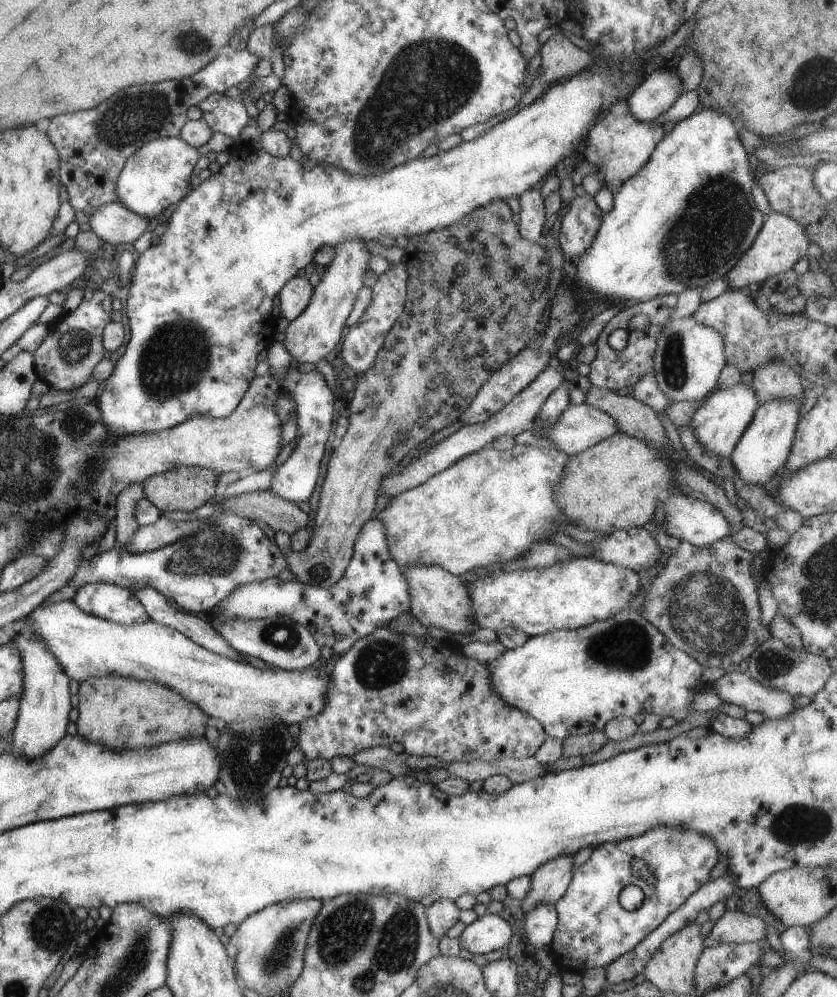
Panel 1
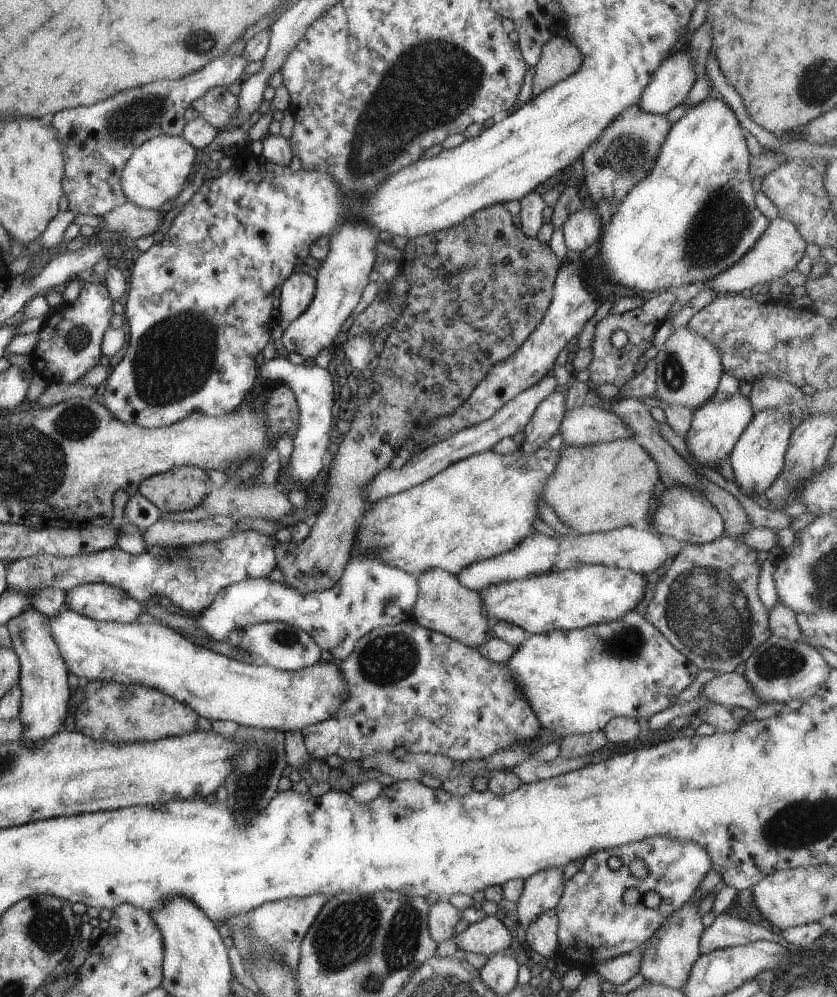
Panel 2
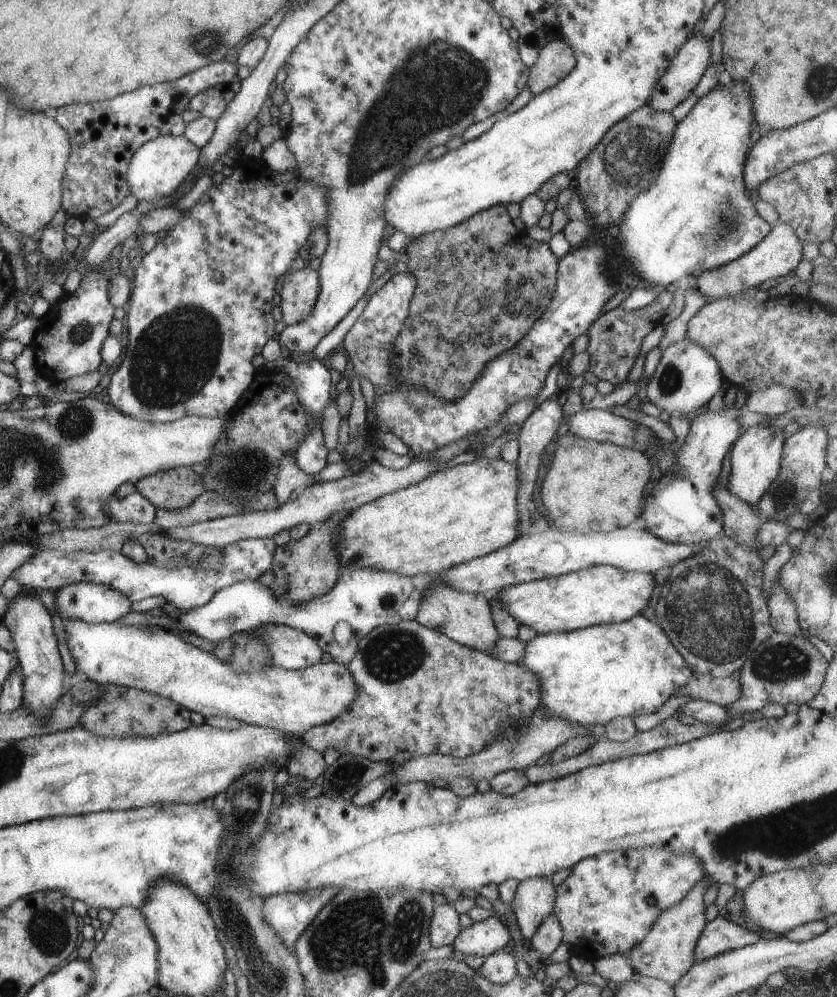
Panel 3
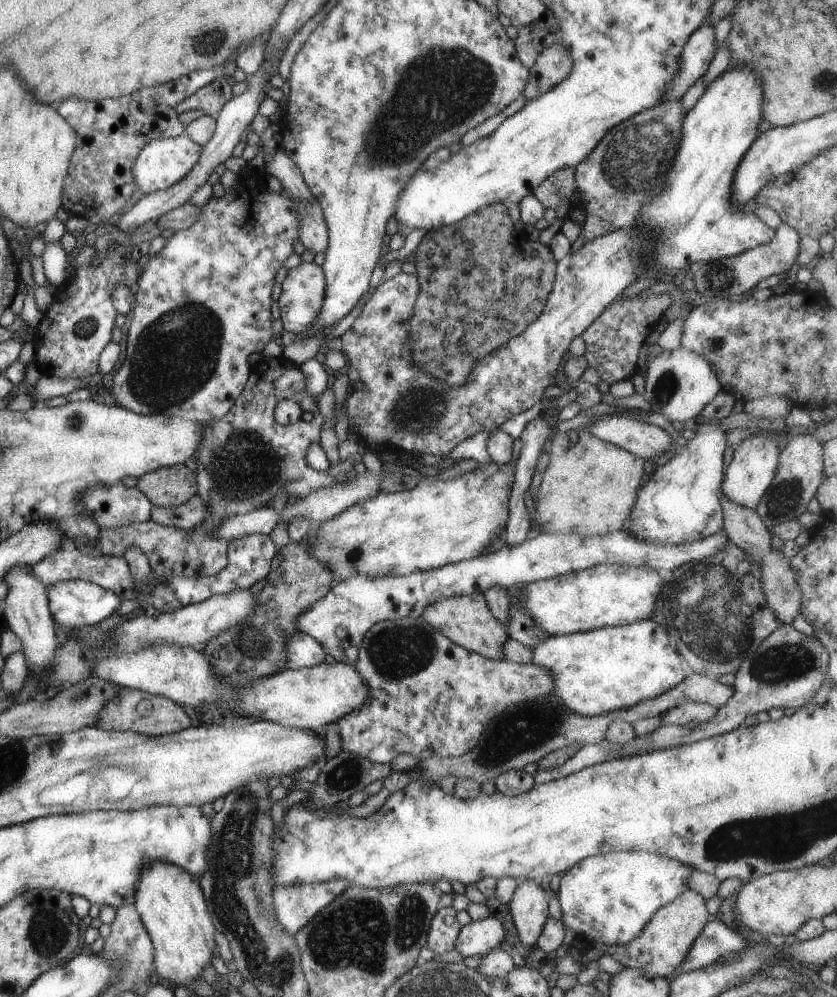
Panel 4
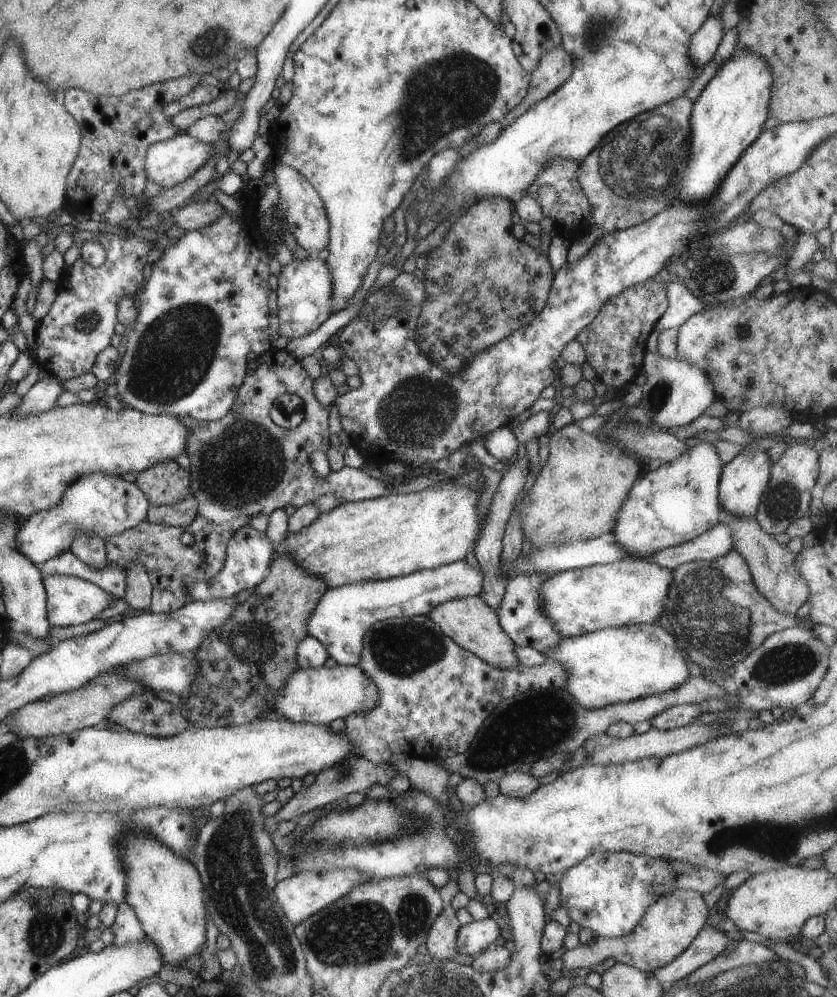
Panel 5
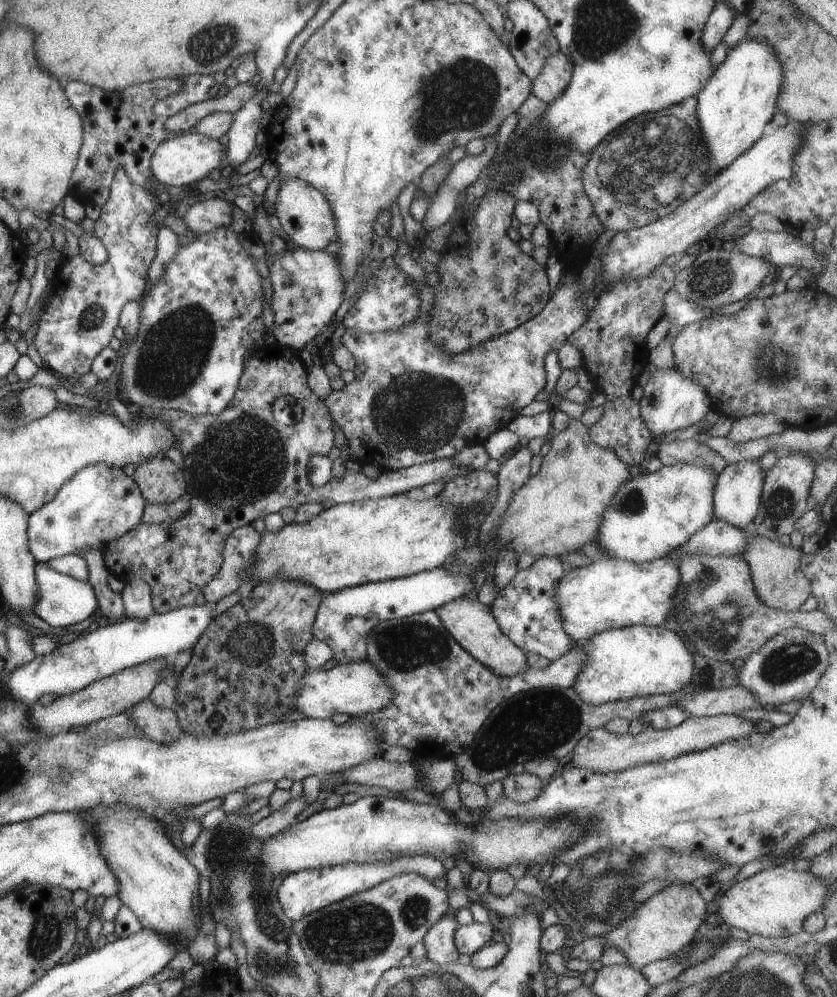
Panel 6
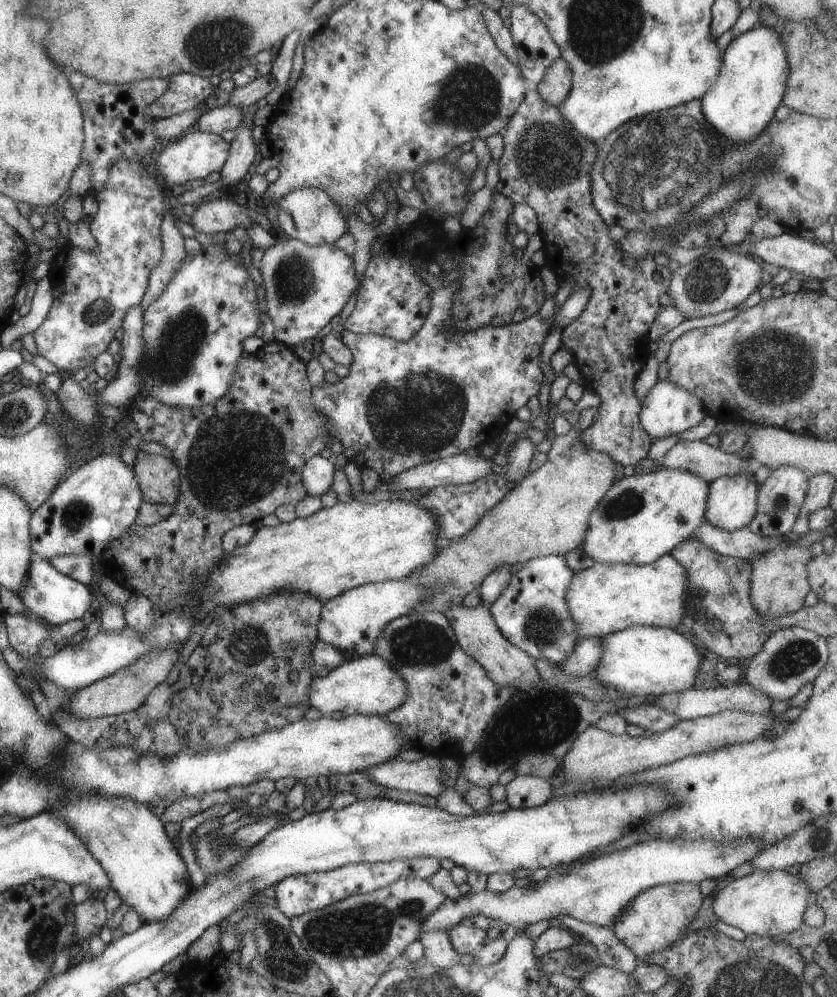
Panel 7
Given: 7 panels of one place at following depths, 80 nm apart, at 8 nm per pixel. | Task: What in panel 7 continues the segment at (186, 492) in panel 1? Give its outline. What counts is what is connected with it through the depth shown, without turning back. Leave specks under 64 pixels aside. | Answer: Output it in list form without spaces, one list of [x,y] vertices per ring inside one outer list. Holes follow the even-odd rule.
[[[137,450],[133,469],[143,502],[170,505],[176,502],[180,476],[171,458]]]

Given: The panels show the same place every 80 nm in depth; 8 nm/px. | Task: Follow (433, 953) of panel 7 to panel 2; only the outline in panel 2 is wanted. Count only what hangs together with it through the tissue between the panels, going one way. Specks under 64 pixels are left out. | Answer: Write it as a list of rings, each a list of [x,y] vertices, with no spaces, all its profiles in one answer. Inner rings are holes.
[[[438,901],[430,906],[427,914],[428,934],[435,943],[454,937],[453,930],[460,920],[460,911],[448,901]]]

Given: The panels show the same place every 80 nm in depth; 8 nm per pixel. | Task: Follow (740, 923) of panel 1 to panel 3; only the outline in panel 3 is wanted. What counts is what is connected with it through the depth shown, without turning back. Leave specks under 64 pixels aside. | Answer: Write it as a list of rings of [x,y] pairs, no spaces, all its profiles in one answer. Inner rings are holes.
[[[721,916],[706,922],[693,950],[693,961],[706,960],[715,954],[754,944],[757,932],[743,928]]]

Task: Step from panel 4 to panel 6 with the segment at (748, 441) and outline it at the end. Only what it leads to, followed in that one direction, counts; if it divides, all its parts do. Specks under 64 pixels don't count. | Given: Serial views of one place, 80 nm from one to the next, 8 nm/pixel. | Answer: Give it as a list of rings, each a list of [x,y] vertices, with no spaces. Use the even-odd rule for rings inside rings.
[[[759,460],[739,461],[728,464],[716,478],[712,492],[712,516],[738,529],[745,529],[755,518],[759,508],[759,495],[763,491],[764,474],[759,467]]]

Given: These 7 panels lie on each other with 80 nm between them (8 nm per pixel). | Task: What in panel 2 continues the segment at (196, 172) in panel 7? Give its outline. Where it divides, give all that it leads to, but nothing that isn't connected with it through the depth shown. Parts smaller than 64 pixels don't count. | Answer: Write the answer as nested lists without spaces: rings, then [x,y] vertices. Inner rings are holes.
[[[161,135],[144,141],[129,156],[121,172],[119,182],[126,200],[143,210],[157,210],[162,204],[173,200],[184,188],[188,175],[197,165],[198,151],[193,149],[181,136]]]

